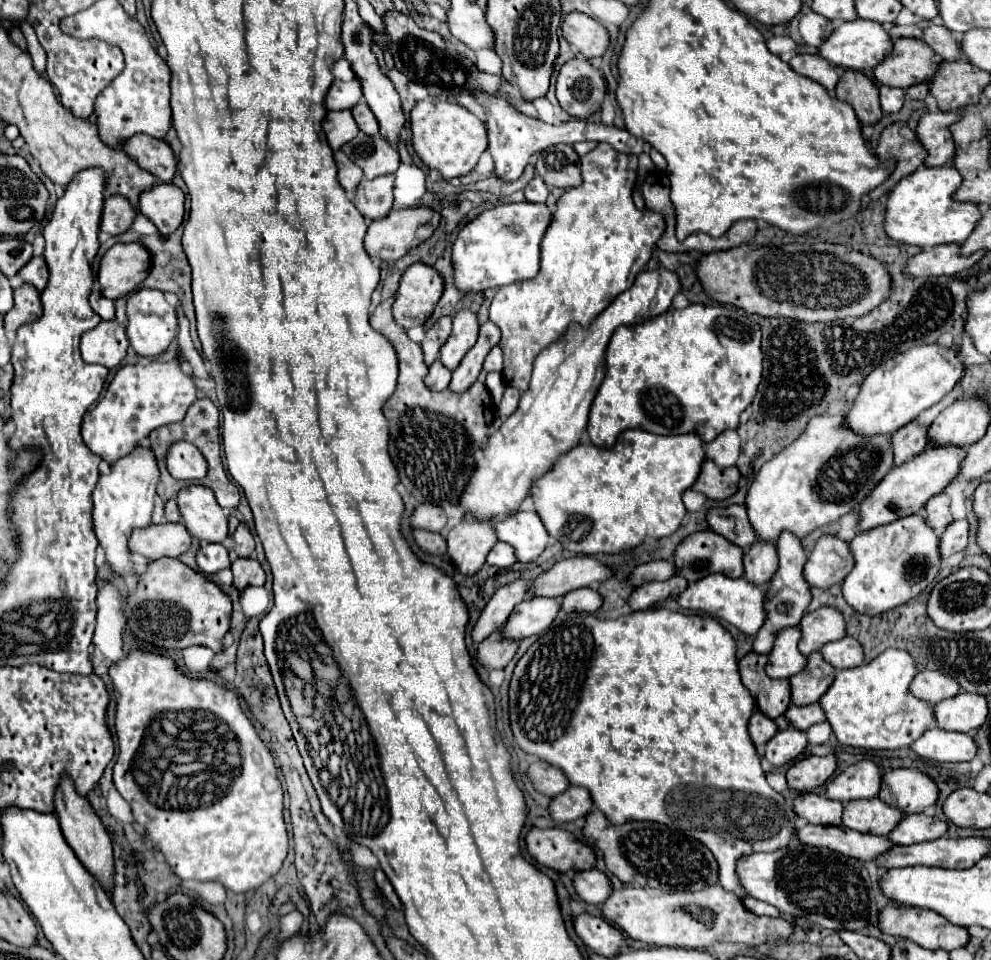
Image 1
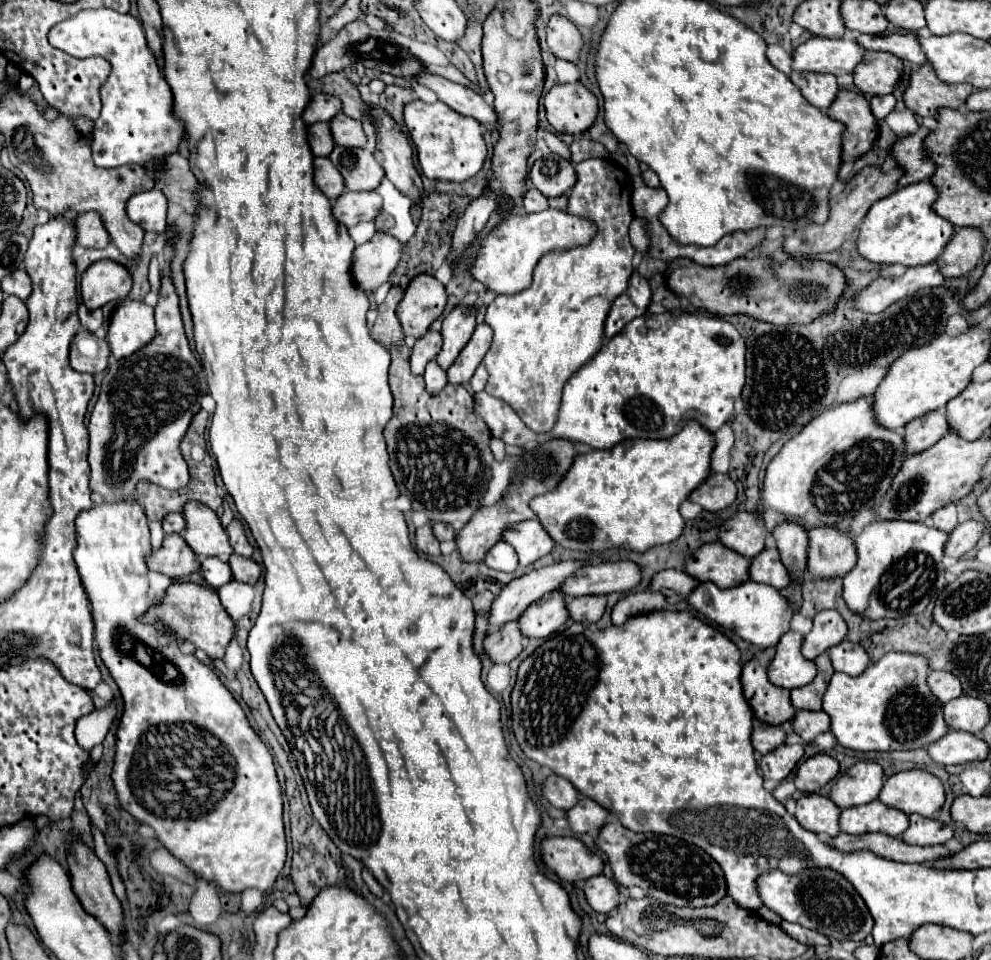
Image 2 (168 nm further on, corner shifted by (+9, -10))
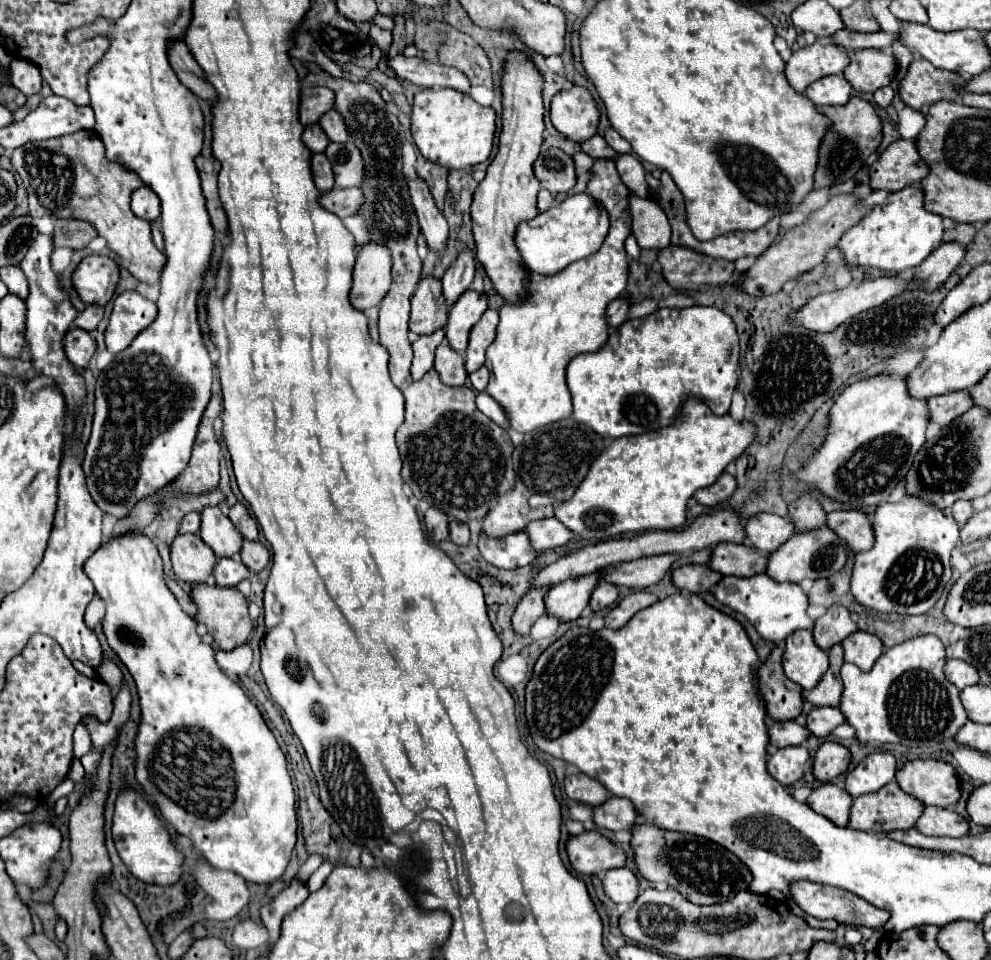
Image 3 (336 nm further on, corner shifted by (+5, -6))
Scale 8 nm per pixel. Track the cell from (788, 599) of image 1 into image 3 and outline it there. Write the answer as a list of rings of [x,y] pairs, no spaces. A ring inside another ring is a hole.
[[[804,493],[800,499],[796,499],[788,507],[788,511],[792,515],[792,521],[796,523],[796,531],[810,531],[810,529],[826,523],[826,511],[818,503],[818,499],[814,499],[808,493]]]

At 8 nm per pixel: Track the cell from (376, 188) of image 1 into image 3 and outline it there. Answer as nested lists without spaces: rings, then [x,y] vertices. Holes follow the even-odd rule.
[[[334,187],[328,193],[322,193],[318,203],[326,211],[330,211],[330,213],[338,215],[340,219],[344,219],[344,217],[350,217],[350,215],[358,213],[358,209],[364,203],[364,195],[362,195],[362,191],[358,187],[350,187],[350,189]]]

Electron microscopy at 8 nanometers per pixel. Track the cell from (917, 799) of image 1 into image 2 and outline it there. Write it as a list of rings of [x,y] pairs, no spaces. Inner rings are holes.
[[[910,769],[886,779],[880,801],[906,815],[916,813],[932,817],[944,805],[944,789],[938,777],[920,769]]]

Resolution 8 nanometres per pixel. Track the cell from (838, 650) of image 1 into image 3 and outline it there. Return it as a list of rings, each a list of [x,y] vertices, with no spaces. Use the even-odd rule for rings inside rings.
[[[856,631],[850,637],[846,637],[842,641],[844,645],[844,659],[848,663],[858,665],[862,671],[870,671],[872,665],[876,663],[876,659],[882,655],[882,641],[872,635],[872,633],[864,633],[864,631]]]

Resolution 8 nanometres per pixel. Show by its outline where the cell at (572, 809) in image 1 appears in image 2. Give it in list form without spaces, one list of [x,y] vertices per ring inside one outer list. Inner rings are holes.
[[[588,797],[578,799],[578,803],[570,811],[566,811],[566,819],[568,819],[572,833],[598,831],[606,823],[608,817],[610,813]]]

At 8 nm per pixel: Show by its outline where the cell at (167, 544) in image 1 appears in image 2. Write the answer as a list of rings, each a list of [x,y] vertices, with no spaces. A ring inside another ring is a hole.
[[[180,533],[166,535],[162,547],[146,557],[146,565],[150,571],[164,573],[172,579],[180,579],[200,567],[194,551],[188,547]]]

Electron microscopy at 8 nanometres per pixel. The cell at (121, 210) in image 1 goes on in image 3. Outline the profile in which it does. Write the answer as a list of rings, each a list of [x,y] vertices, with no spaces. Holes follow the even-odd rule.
[[[58,219],[52,233],[54,247],[70,247],[74,251],[84,249],[96,235],[98,233],[90,223],[78,219]]]

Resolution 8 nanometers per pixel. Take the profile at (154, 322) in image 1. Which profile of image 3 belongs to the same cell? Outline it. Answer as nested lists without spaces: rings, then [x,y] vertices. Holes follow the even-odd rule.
[[[124,291],[114,299],[110,323],[104,331],[106,349],[110,353],[124,351],[132,339],[156,319],[156,305],[138,291]]]

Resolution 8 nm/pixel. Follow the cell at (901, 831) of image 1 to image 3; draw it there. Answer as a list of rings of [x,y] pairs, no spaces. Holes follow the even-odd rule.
[[[924,807],[916,827],[932,837],[964,837],[968,833],[968,821],[956,811],[942,807]]]

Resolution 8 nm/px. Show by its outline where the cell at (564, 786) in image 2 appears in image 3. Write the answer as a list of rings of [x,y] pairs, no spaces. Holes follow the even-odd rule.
[[[576,773],[576,775],[568,775],[566,781],[564,781],[564,789],[566,789],[566,795],[574,801],[580,801],[580,803],[588,803],[592,807],[604,803],[610,793],[606,791],[606,787],[594,779],[594,777],[588,777],[584,773]]]

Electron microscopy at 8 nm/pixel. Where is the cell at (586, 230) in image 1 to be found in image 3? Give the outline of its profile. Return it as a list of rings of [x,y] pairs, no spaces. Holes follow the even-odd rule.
[[[596,159],[592,167],[594,177],[590,179],[586,193],[592,199],[598,199],[602,207],[610,213],[610,233],[602,247],[572,265],[568,265],[564,271],[550,275],[542,281],[530,283],[530,299],[526,299],[520,305],[502,305],[500,309],[500,323],[496,329],[496,339],[486,351],[486,367],[490,371],[490,383],[486,387],[486,393],[492,395],[492,399],[498,399],[502,403],[502,409],[506,411],[506,417],[510,419],[510,429],[518,433],[530,433],[542,425],[550,425],[554,421],[562,421],[572,415],[572,399],[570,391],[566,387],[566,365],[570,359],[574,359],[580,353],[598,351],[606,339],[608,339],[608,323],[606,323],[606,305],[622,295],[626,289],[628,279],[628,257],[624,251],[624,241],[630,235],[630,213],[628,213],[628,195],[630,191],[620,181],[614,161],[608,159]]]

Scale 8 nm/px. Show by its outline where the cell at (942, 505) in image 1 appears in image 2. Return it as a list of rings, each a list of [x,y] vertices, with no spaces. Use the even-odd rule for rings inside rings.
[[[950,503],[950,505],[946,505],[946,507],[938,509],[938,511],[934,511],[934,515],[932,515],[932,525],[934,525],[936,529],[940,529],[940,531],[950,533],[950,531],[958,525],[956,505]]]

